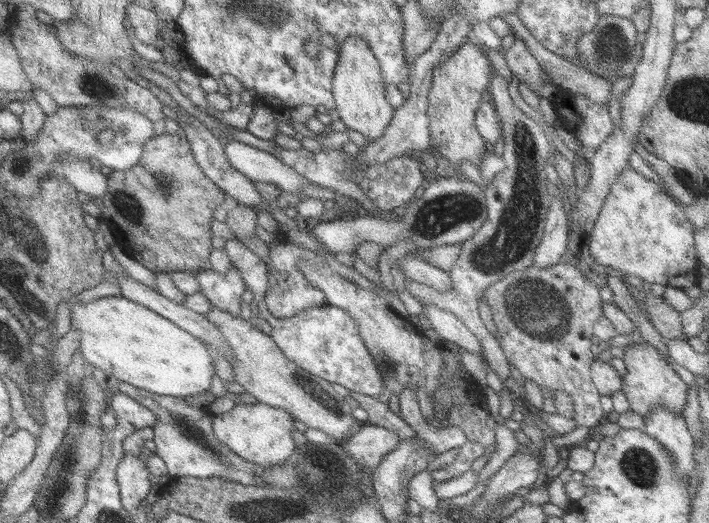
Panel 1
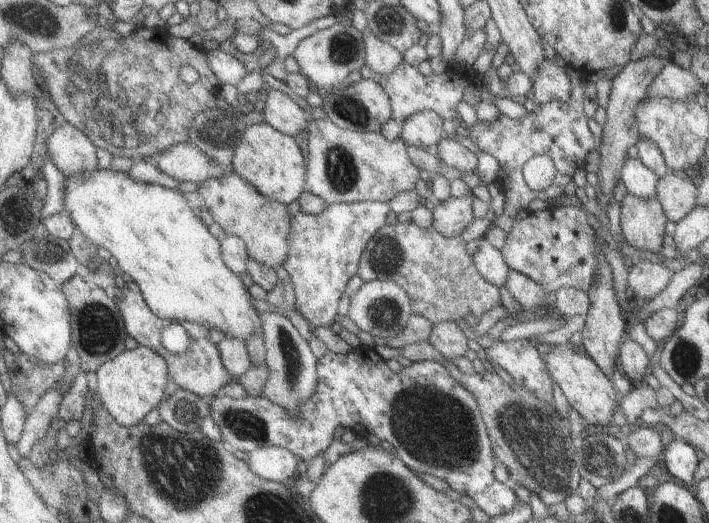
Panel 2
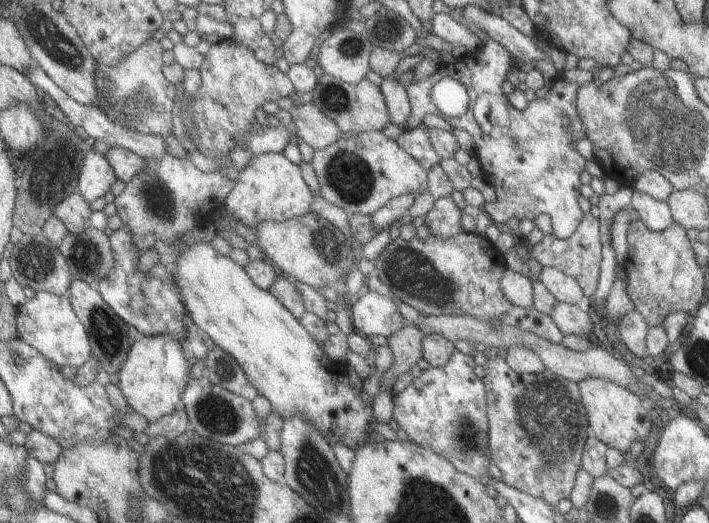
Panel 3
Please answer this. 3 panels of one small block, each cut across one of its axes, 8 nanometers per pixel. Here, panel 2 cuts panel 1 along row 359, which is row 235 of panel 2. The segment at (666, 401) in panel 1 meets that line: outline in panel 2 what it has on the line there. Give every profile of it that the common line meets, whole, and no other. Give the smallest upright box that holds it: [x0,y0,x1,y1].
[619,194,667,254]

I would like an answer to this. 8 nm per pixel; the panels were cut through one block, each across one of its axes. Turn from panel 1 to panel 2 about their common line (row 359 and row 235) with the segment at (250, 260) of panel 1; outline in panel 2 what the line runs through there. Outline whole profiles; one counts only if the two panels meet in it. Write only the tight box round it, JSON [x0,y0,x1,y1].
[283,201,392,326]

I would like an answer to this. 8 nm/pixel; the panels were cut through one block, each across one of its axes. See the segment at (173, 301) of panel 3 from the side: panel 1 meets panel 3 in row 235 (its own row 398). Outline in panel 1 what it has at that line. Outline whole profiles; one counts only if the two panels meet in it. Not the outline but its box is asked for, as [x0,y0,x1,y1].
[110,392,157,437]

